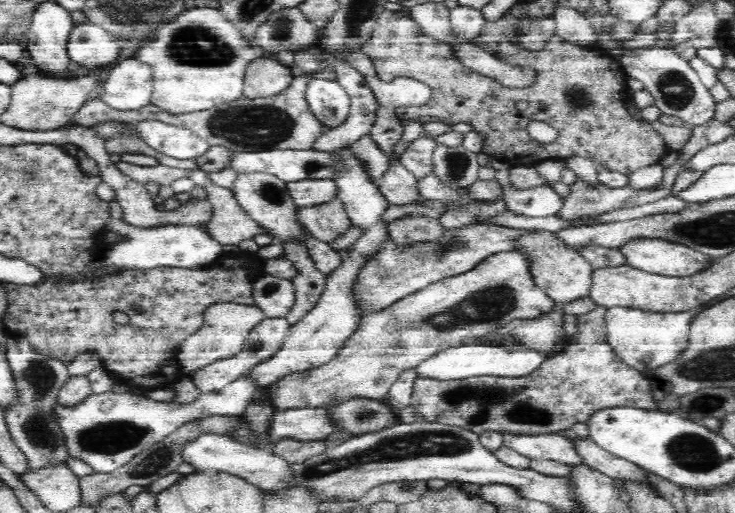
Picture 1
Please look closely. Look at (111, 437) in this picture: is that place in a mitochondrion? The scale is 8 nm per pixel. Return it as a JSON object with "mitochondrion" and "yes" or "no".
{"mitochondrion":"yes"}

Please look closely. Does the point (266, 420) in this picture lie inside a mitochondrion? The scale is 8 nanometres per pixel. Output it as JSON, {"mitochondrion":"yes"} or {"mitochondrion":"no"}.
{"mitochondrion":"no"}

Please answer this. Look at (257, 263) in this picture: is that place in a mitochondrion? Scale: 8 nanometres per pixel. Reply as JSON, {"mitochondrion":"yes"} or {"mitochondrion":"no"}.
{"mitochondrion":"no"}

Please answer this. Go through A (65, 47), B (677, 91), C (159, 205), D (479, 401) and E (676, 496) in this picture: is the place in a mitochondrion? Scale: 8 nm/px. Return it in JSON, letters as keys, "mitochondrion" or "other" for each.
{"A":"other","B":"mitochondrion","C":"other","D":"mitochondrion","E":"other"}

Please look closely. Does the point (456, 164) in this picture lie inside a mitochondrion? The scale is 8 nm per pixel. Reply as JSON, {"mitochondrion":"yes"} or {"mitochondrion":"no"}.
{"mitochondrion":"yes"}

